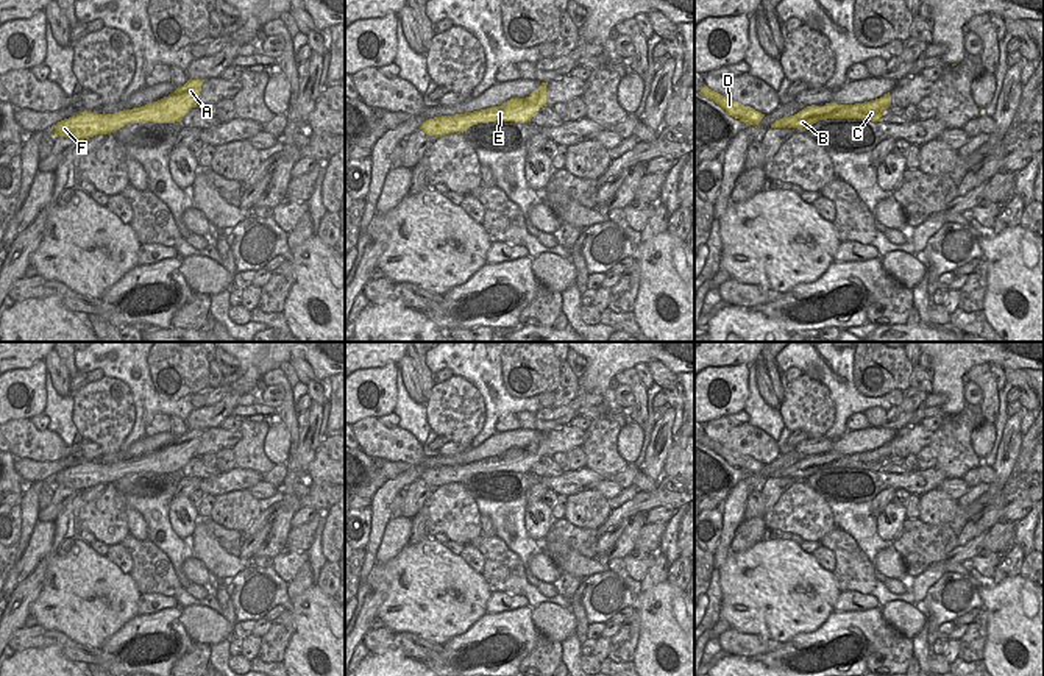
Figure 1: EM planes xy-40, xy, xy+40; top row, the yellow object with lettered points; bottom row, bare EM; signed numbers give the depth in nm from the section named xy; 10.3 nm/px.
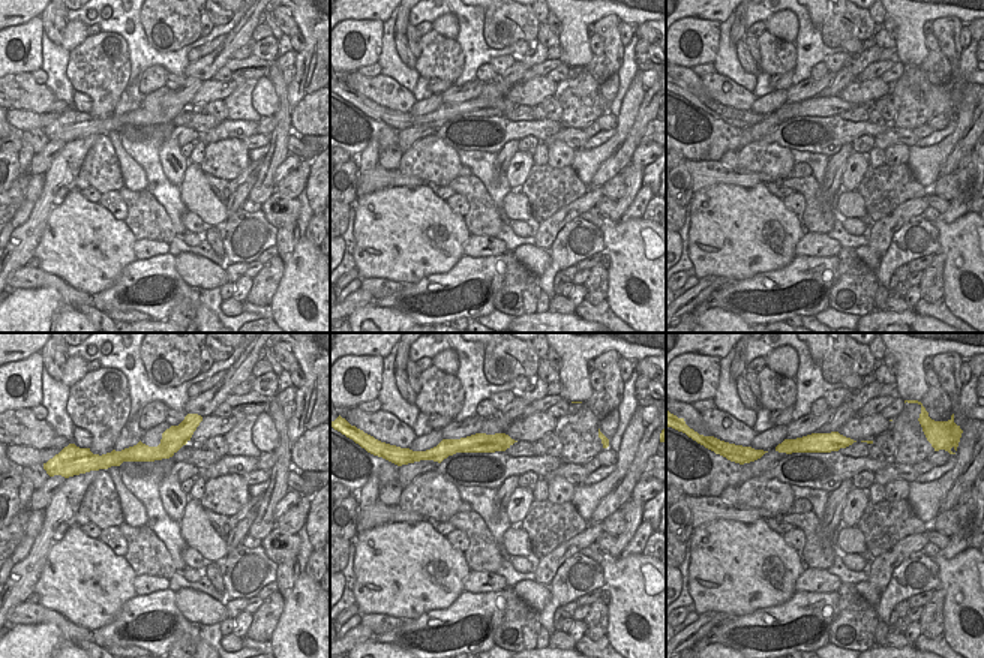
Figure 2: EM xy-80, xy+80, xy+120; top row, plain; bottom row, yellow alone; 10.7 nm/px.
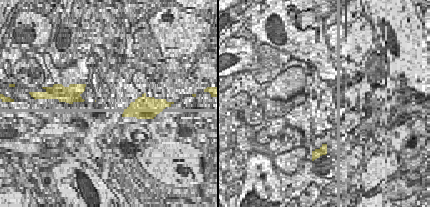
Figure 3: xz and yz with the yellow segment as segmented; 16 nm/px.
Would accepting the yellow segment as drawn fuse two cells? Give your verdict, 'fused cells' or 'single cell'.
fused cells

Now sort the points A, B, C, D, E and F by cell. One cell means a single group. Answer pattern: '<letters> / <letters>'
A F / B C D E

